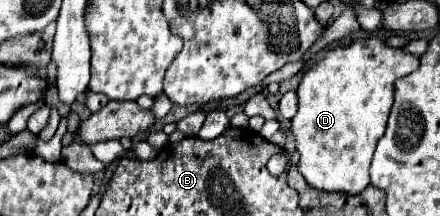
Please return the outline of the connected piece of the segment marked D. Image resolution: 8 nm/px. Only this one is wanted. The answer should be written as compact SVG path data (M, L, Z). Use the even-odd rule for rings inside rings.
M379 36L357 38L347 46L329 50L317 64L305 70L299 88L299 110L291 120L291 134L299 152L299 172L309 186L325 192L359 194L369 186L369 164L375 152L377 140L383 136L387 118L393 106L393 84L397 78L411 74L419 66L419 56L409 54L401 48L389 48Z

